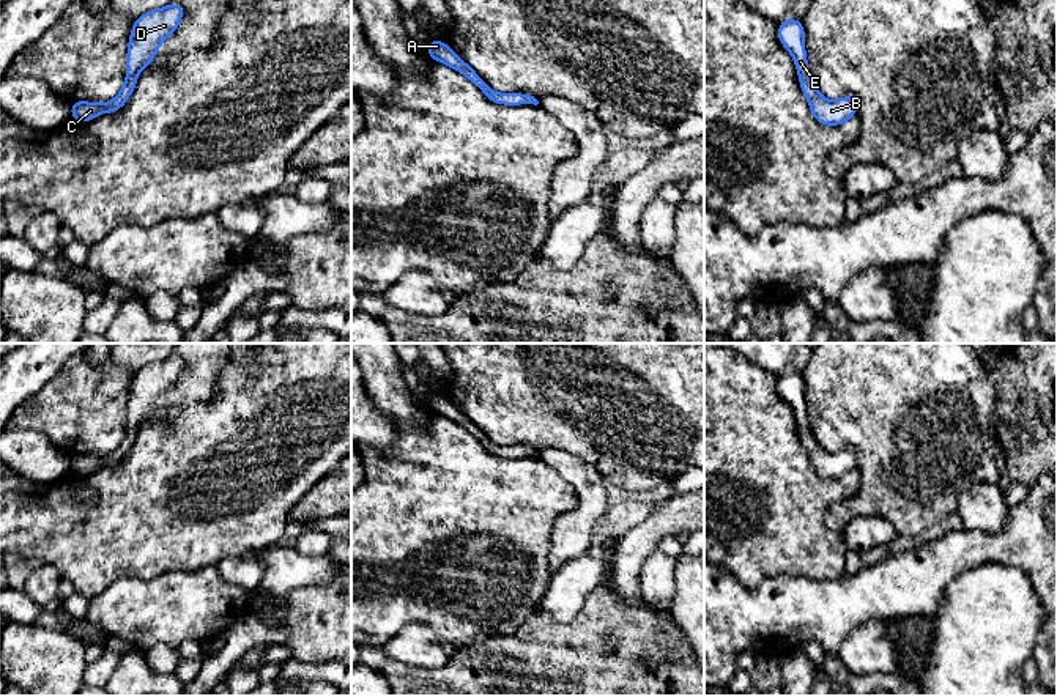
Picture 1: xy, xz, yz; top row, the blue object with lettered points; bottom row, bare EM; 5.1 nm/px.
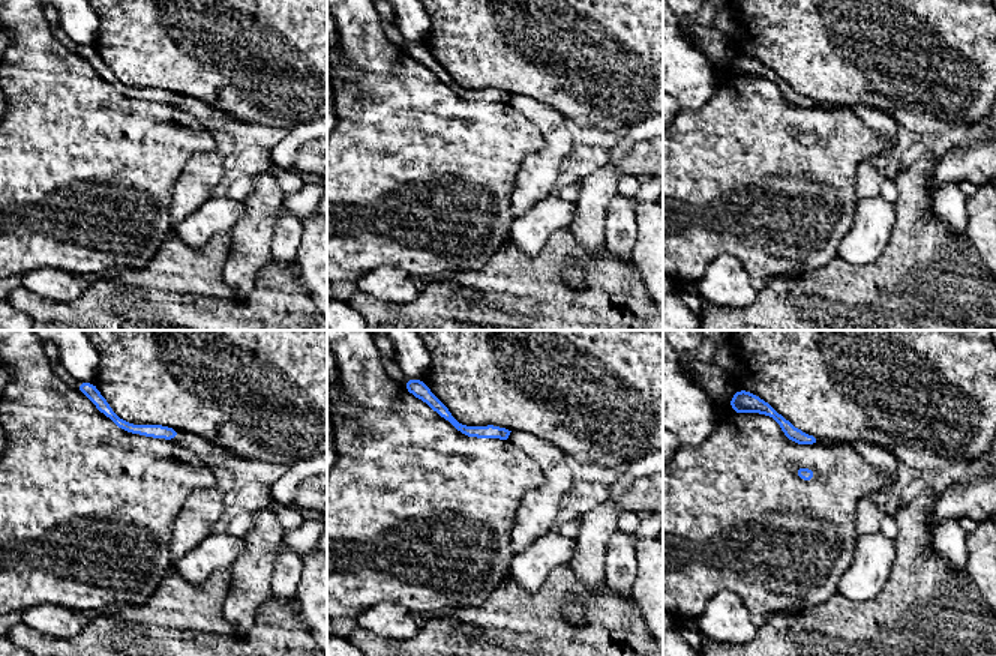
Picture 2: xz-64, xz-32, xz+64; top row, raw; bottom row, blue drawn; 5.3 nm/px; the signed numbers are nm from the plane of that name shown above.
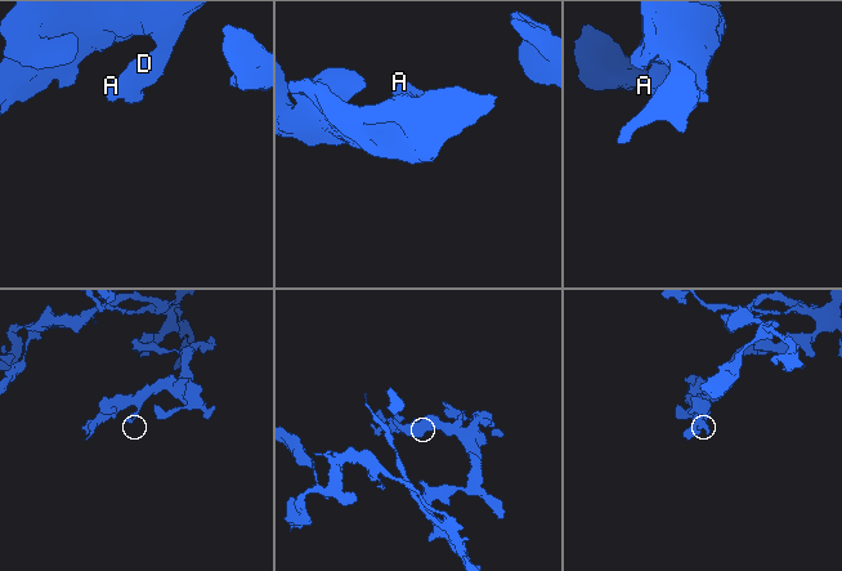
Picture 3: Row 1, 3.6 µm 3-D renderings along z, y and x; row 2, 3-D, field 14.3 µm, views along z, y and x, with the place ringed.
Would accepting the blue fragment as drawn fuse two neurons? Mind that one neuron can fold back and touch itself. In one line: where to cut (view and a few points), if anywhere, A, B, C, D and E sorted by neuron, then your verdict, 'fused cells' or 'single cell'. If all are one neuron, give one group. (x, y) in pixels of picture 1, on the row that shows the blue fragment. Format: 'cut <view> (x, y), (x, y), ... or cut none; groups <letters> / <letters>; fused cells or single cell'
cut none; groups A B C D E; single cell

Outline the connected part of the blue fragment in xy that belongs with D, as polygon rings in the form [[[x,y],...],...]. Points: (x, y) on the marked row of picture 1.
[[[170,2],[134,19],[126,52],[126,79],[120,93],[104,104],[72,101],[71,120],[87,123],[98,115],[118,112],[135,90],[140,71],[153,61],[161,43],[176,31],[183,16],[183,6]]]

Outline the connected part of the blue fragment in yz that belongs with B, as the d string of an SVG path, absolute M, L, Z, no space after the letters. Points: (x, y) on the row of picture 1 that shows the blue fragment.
M783 19L778 24L778 39L794 60L800 90L808 101L814 120L824 126L840 126L854 118L857 112L857 98L854 94L846 94L836 101L830 101L814 87L808 72L802 19Z

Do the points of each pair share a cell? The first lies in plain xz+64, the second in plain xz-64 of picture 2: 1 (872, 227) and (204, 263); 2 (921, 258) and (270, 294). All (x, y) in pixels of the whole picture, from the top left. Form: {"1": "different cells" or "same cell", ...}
{"1": "different cells", "2": "same cell"}

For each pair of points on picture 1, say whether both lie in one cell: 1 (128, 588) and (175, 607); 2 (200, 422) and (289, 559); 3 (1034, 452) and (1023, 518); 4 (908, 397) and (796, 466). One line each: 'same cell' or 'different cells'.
1: same cell
2: different cells
3: different cells
4: different cells

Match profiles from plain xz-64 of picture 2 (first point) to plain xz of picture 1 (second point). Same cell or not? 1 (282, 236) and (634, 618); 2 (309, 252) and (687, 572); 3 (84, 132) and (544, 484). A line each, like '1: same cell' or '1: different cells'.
1: different cells
2: same cell
3: same cell

